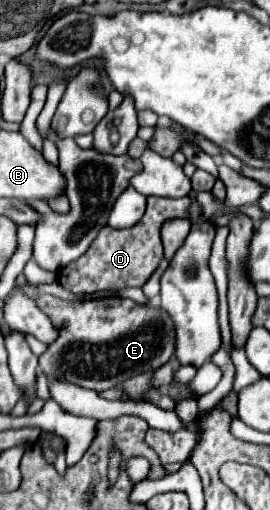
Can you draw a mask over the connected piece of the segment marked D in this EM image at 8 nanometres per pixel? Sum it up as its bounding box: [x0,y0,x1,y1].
[58,197,190,293]

